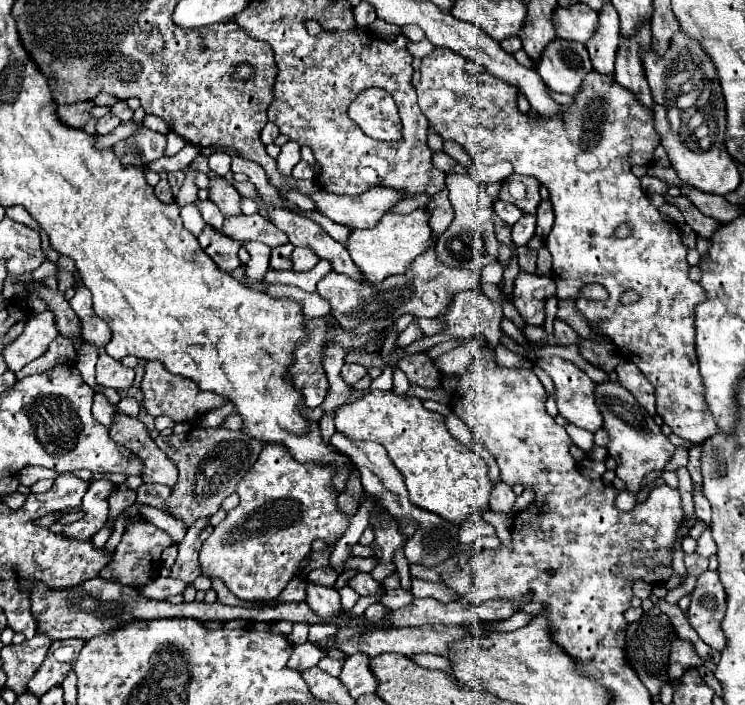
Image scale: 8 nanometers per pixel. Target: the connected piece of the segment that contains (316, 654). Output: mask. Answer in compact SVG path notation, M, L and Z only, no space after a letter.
M306 641L306 643L298 645L298 647L294 647L288 667L298 669L298 671L306 671L308 667L314 667L322 657L326 657L326 651L318 643Z

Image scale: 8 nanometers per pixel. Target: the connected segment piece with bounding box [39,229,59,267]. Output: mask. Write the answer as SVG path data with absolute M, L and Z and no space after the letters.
M42 229L39 231L39 234L40 234L40 238L41 238L41 248L46 256L46 259L51 260L53 263L55 263L56 267L59 267L57 264L57 259L59 257L59 253L53 252L55 250L52 249L49 238Z

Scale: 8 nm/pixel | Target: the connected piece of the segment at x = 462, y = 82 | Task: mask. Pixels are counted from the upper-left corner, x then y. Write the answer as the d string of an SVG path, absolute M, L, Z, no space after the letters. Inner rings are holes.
M436 47L430 55L426 55L422 59L422 77L420 81L414 85L416 87L416 93L418 93L418 105L422 109L422 113L426 115L428 123L432 127L436 127L436 131L440 133L442 139L452 139L456 143L460 143L462 147L468 149L472 161L476 163L484 163L484 165L492 165L492 163L498 163L498 161L510 161L514 165L514 173L523 176L536 177L542 185L548 187L550 191L550 203L552 203L552 209L554 209L554 215L556 215L556 221L554 221L554 227L550 231L550 235L546 237L546 247L548 251L552 253L552 279L556 281L556 297L558 299L568 299L572 297L576 301L576 309L586 317L586 321L590 323L590 327L598 333L608 333L608 337L612 339L612 343L616 345L616 349L626 357L630 353L630 359L638 365L638 369L646 375L646 379L654 385L656 389L656 411L658 415L664 419L666 425L672 427L672 431L682 437L684 441L690 441L690 443L704 443L706 439L710 439L718 427L714 423L714 417L710 415L710 409L706 407L706 401L704 401L704 387L702 387L702 377L700 377L700 371L698 371L698 357L696 357L696 347L694 347L694 341L696 341L696 327L694 327L694 307L700 305L702 301L706 301L706 291L702 289L700 283L694 283L690 281L688 277L688 271L690 271L690 265L686 261L686 253L688 249L684 247L682 243L682 237L678 228L669 221L664 221L660 215L658 215L658 209L648 201L648 195L642 191L640 187L640 179L630 171L632 165L650 165L653 163L654 149L660 145L660 137L658 133L654 131L654 125L652 125L652 113L646 111L636 99L634 95L630 95L630 91L626 91L624 87L618 87L618 83L614 79L598 79L598 75L594 75L594 71L586 77L586 83L582 83L582 91L574 97L574 105L572 107L562 107L564 113L558 115L558 119L536 119L536 117L528 117L524 113L518 111L516 107L516 97L518 97L518 89L502 79L496 79L494 75L490 75L480 63L474 63L472 59L466 59L464 55L456 55L454 51L450 49L442 49L442 47ZM620 225L628 225L632 229L630 237L626 239L614 239L614 231L620 227ZM584 283L600 283L608 289L610 293L610 299L608 301L588 301L580 295L580 287ZM624 291L634 291L638 293L638 301L636 303L630 303L630 305L622 305L620 297L624 295Z

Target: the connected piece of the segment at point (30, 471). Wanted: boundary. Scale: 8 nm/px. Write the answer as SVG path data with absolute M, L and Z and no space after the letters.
M30 466L21 470L18 474L18 480L21 485L31 487L40 479L55 479L58 472L40 466Z

